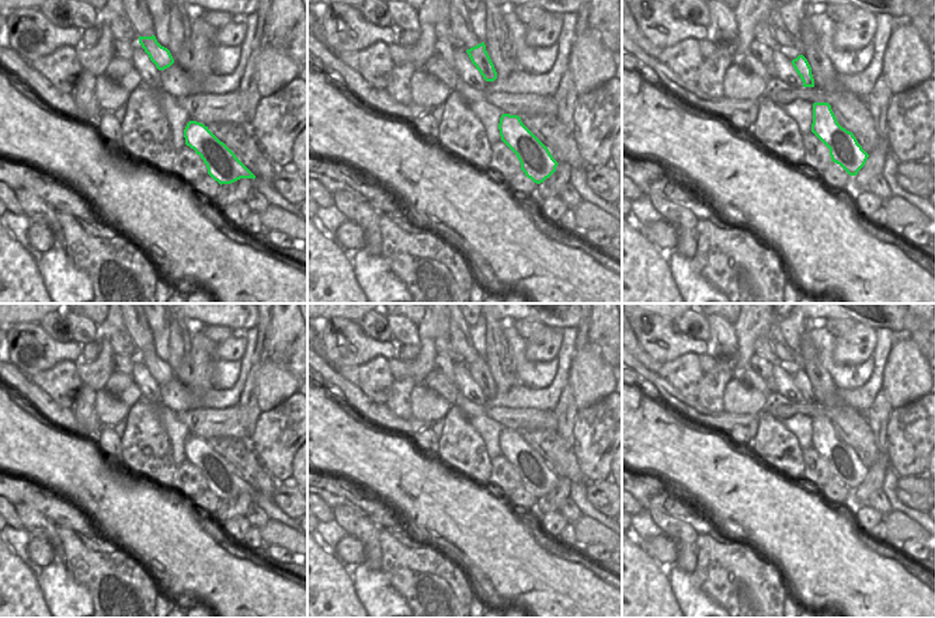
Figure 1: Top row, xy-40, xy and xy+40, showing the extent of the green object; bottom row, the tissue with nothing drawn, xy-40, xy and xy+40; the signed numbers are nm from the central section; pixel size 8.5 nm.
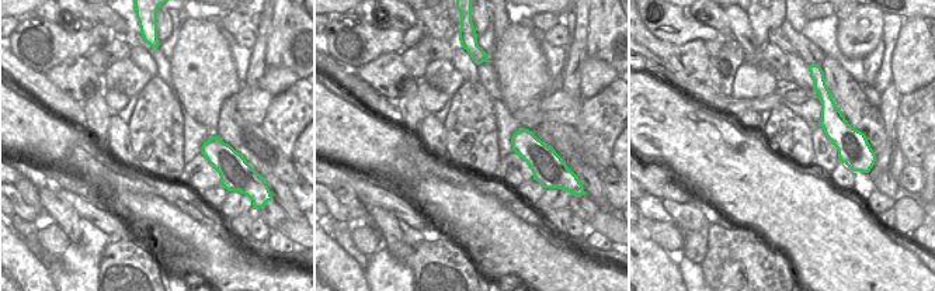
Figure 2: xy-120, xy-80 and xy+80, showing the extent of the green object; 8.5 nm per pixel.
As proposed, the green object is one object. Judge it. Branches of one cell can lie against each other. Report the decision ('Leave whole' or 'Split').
Leave whole

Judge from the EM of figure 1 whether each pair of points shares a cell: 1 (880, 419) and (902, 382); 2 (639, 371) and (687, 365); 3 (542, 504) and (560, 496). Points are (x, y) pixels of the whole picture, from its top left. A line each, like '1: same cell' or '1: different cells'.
1: different cells
2: different cells
3: same cell

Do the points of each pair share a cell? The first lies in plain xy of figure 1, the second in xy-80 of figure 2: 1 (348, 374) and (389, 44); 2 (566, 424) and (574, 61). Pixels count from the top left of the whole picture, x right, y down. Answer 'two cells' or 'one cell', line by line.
1: two cells
2: one cell

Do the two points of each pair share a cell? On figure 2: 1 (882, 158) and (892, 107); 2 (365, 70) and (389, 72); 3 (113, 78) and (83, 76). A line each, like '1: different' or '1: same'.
1: same
2: same
3: different

